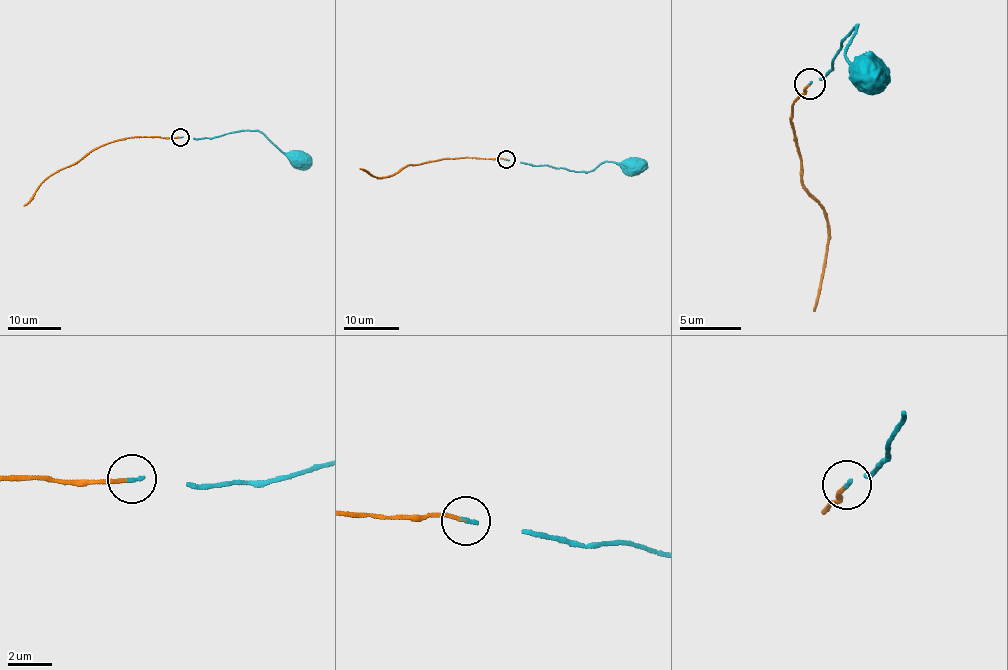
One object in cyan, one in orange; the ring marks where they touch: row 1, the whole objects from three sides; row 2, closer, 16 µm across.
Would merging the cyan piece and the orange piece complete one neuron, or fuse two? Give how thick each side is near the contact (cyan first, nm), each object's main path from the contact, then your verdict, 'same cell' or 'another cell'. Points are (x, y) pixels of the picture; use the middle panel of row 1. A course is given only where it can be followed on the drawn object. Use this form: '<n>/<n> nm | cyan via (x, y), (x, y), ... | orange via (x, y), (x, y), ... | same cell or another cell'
170/150 nm | cyan via (506, 159), (572, 171), (588, 172), (610, 161), (632, 168) | orange via (506, 159), (459, 158), (410, 164), (385, 177), (359, 168) | same cell

